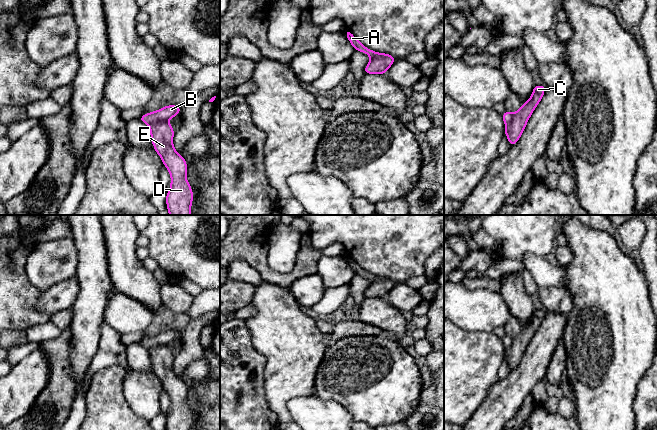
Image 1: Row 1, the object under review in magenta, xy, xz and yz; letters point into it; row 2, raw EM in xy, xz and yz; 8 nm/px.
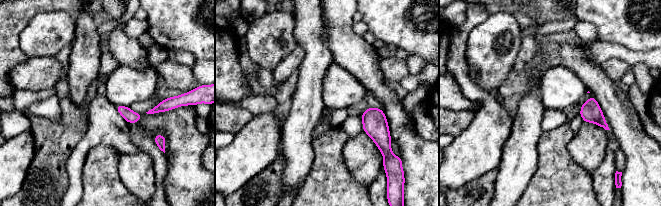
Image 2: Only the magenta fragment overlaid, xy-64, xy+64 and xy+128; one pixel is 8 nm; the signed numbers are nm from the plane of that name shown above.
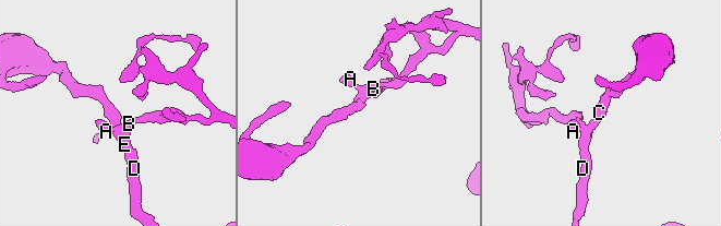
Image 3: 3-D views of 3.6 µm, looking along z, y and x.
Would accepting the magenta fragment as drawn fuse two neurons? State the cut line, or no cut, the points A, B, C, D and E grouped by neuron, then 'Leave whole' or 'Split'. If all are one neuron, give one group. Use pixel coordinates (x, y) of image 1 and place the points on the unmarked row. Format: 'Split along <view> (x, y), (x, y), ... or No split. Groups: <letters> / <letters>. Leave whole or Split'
Split along xy (167, 343), (153, 345), (149, 349). Groups: A B / C D E. Split

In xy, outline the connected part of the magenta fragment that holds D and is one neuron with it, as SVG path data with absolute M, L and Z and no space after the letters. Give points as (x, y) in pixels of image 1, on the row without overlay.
M165 344L151 347L149 354L154 374L171 401L170 413L166 418L166 430L191 430L193 414L186 402L187 386L174 372L174 352Z

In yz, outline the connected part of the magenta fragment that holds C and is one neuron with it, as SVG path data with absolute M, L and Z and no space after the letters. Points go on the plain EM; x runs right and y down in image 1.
M535 309L528 325L521 328L519 334L513 337L511 346L505 349L504 358L507 360L510 370L515 369L519 365L529 342L542 324L545 314L545 309Z

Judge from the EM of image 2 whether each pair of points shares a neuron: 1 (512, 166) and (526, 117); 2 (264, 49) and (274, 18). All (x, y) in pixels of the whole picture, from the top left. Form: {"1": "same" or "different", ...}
{"1": "same", "2": "same"}

